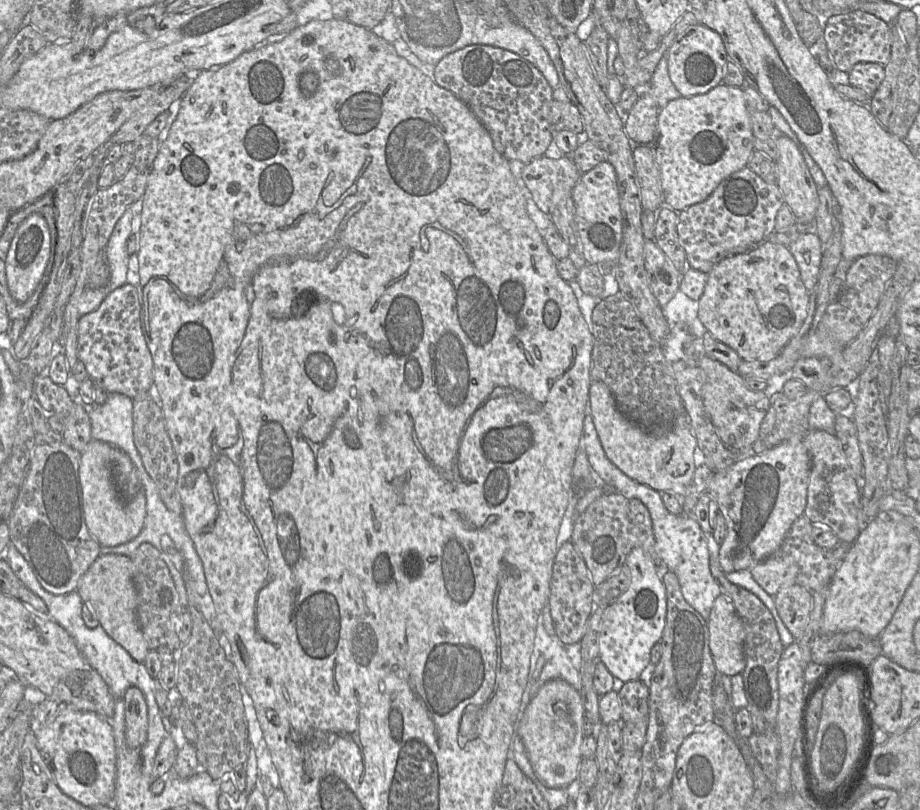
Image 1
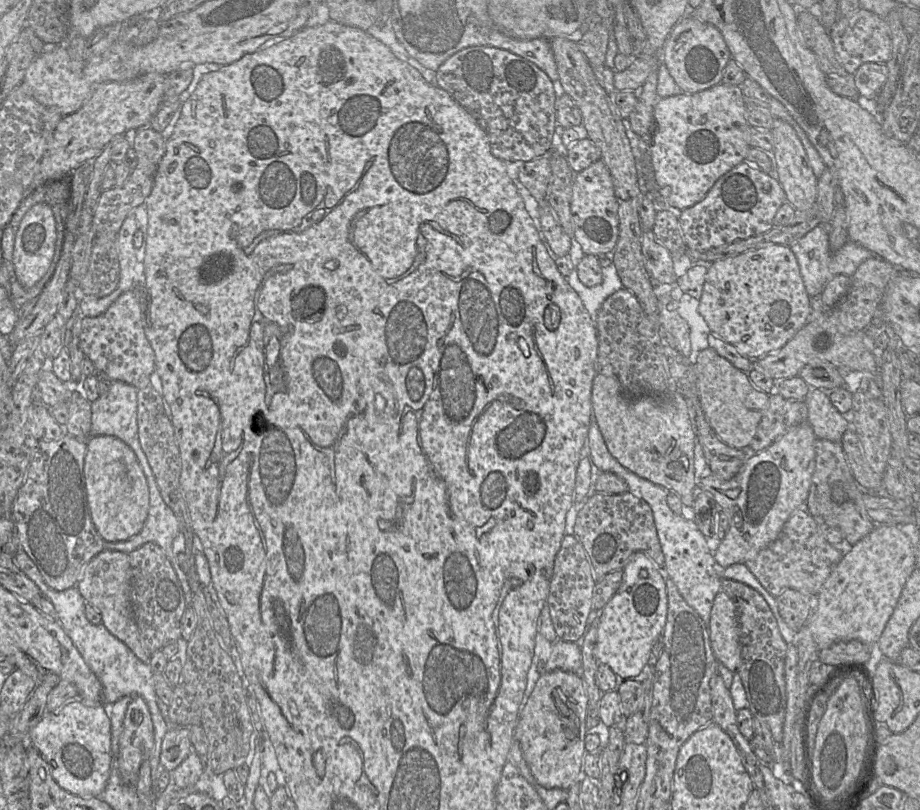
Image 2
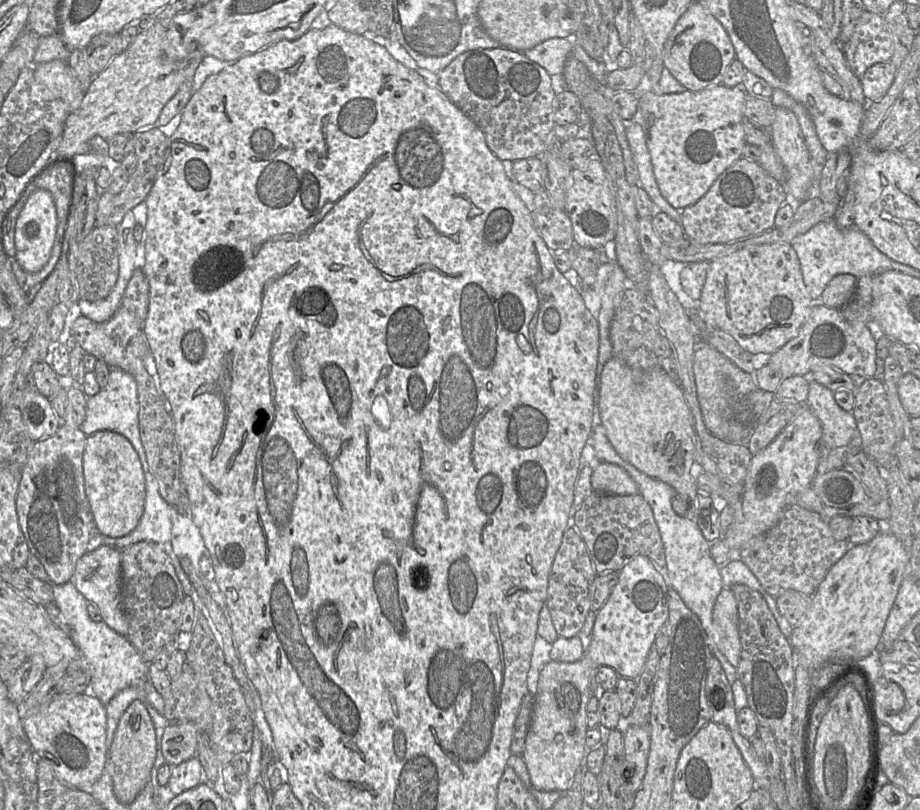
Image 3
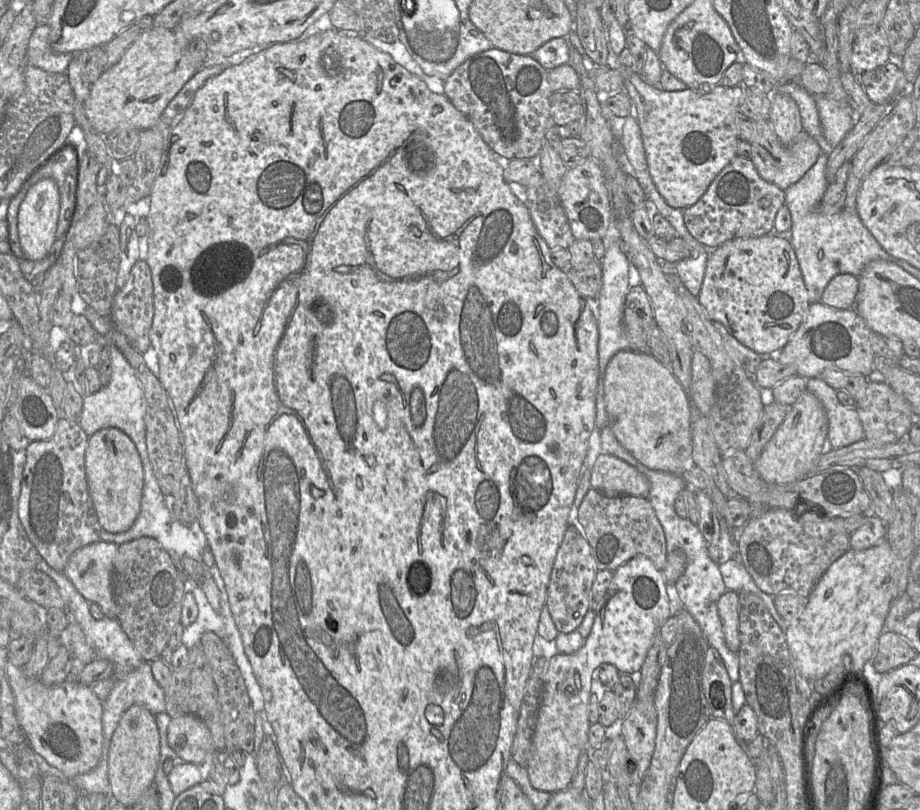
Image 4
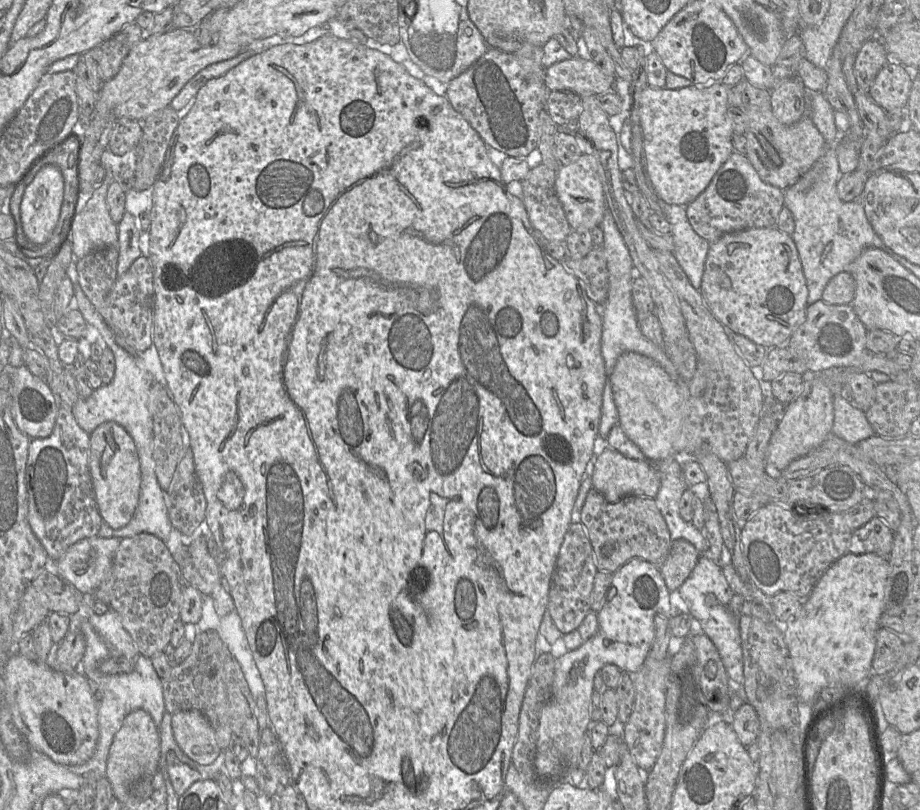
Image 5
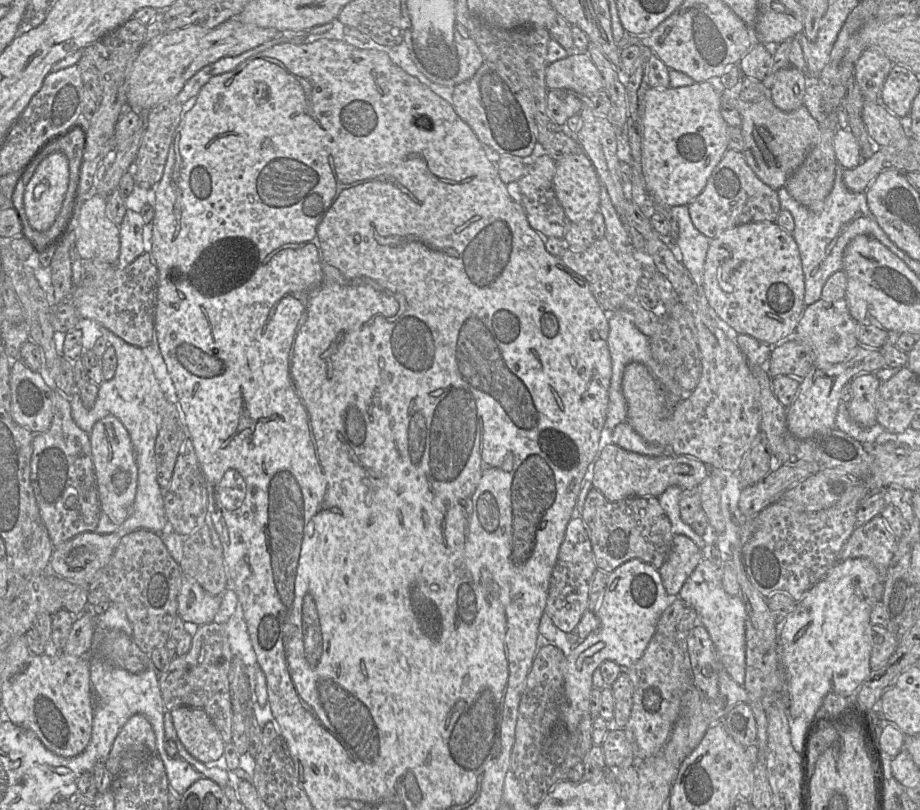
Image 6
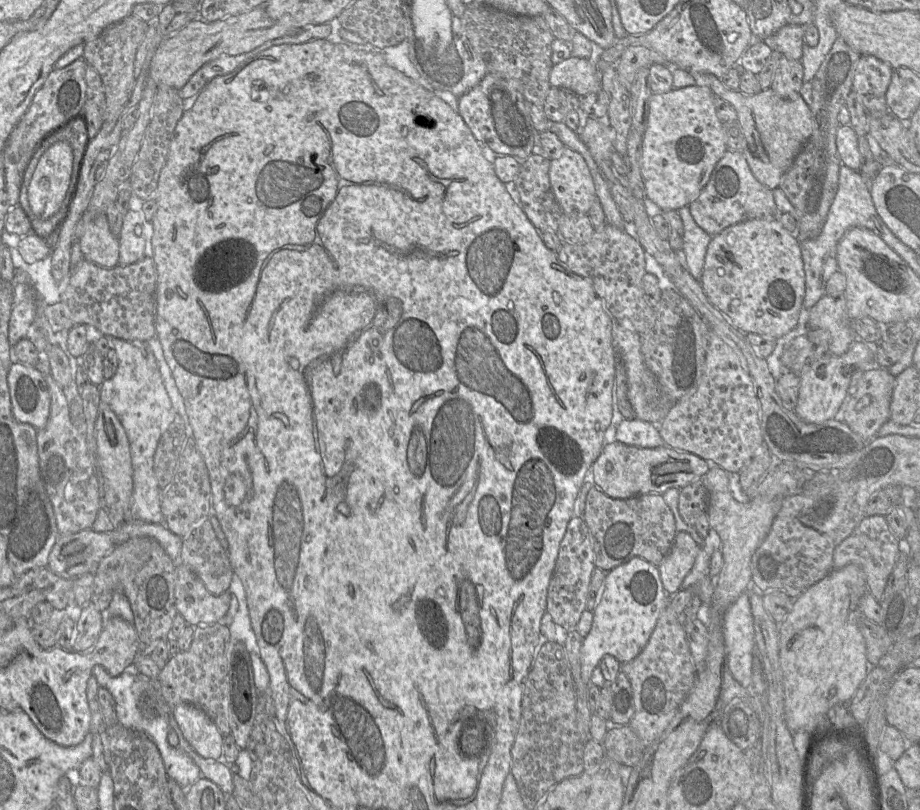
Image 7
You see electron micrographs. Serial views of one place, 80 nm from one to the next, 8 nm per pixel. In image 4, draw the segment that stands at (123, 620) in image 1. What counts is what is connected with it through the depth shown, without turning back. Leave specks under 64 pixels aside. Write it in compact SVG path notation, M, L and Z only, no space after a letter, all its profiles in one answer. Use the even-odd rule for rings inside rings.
M98 541L77 549L69 558L63 571L77 591L89 602L100 606L106 617L117 618L117 605L113 595L114 560L118 545Z

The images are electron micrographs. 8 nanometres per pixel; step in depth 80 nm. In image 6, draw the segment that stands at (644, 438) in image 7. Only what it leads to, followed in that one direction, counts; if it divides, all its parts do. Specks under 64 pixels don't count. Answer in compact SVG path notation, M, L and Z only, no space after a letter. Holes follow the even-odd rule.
M625 420L612 433L612 443L634 453L658 457L672 455L670 446L662 446L645 441Z

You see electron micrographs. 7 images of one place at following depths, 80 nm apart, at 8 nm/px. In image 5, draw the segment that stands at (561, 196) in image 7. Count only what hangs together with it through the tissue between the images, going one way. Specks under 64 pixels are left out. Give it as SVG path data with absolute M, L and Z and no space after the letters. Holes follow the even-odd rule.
M583 154L576 161L560 166L555 178L555 191L572 230L577 228L591 230L600 226L606 210L606 203L597 165L593 159Z

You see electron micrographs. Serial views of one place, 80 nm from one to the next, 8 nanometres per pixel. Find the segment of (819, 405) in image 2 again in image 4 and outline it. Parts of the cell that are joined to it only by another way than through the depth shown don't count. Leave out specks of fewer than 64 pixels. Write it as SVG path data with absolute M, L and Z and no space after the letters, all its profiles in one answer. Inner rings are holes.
M820 377L806 379L806 390L823 406L827 420L828 449L839 449L864 439L864 430L856 407L846 407L837 398L837 390Z

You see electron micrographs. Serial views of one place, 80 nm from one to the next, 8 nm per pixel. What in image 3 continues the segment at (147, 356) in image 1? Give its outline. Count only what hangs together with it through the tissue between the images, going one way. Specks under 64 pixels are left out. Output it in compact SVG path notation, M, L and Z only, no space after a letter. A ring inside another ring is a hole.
M120 306L106 322L97 323L85 316L79 316L72 325L73 340L88 354L104 361L110 368L119 368L129 374L146 369L145 358L150 354L150 347L141 323L133 312Z

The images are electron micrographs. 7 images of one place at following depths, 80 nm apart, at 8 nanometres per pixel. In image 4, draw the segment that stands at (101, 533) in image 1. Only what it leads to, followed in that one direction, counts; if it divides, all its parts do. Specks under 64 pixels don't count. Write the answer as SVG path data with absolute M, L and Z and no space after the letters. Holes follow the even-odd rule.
M117 428L97 431L88 439L85 472L101 528L113 534L129 530L140 513L144 484L142 462L133 441Z

